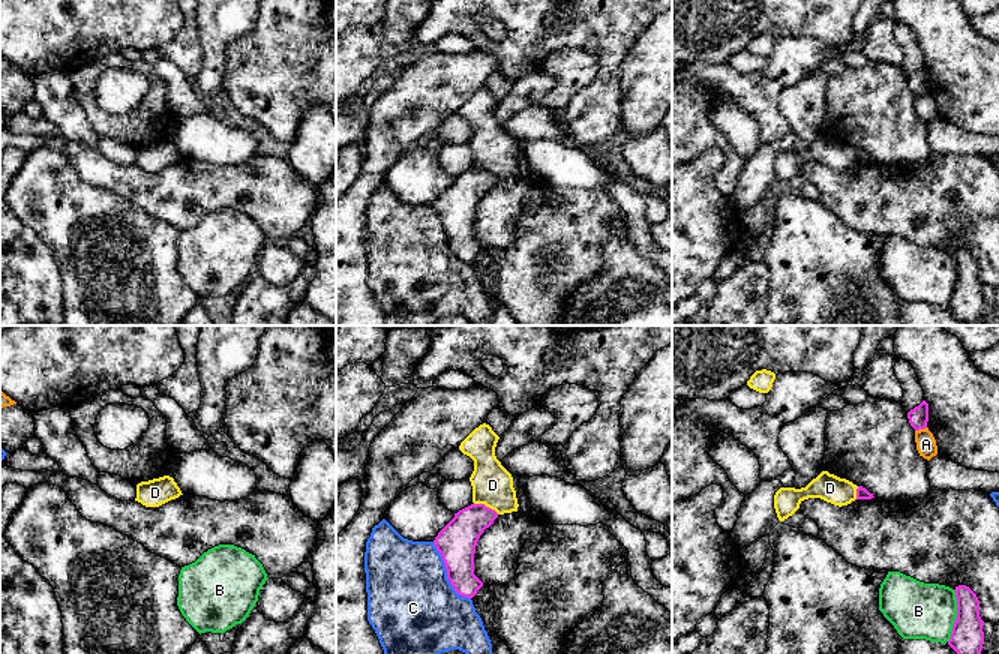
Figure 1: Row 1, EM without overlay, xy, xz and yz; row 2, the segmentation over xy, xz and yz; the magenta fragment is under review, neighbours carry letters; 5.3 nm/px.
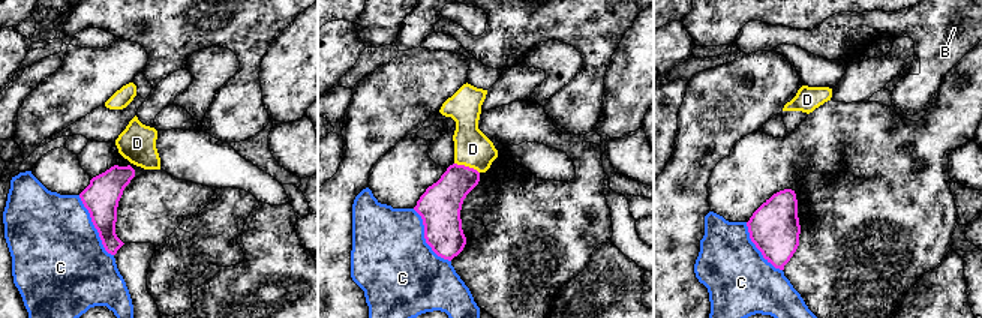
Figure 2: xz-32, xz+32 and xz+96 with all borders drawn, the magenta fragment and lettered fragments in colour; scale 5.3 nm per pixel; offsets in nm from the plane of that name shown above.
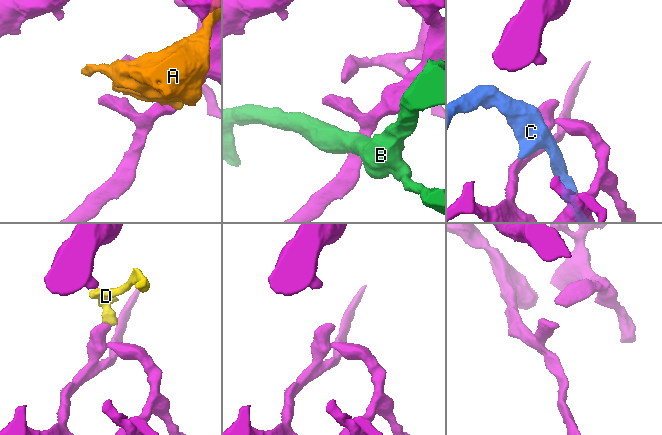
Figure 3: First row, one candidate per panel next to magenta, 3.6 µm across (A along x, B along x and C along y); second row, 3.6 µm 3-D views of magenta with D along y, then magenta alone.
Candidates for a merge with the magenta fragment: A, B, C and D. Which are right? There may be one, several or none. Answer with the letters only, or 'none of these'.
none of these

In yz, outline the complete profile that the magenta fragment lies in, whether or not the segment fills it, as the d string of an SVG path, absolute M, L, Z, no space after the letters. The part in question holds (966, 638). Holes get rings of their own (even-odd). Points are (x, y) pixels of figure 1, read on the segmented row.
M966 585L956 586L957 618L948 645L957 654L981 654L984 621L980 616L980 600Z

